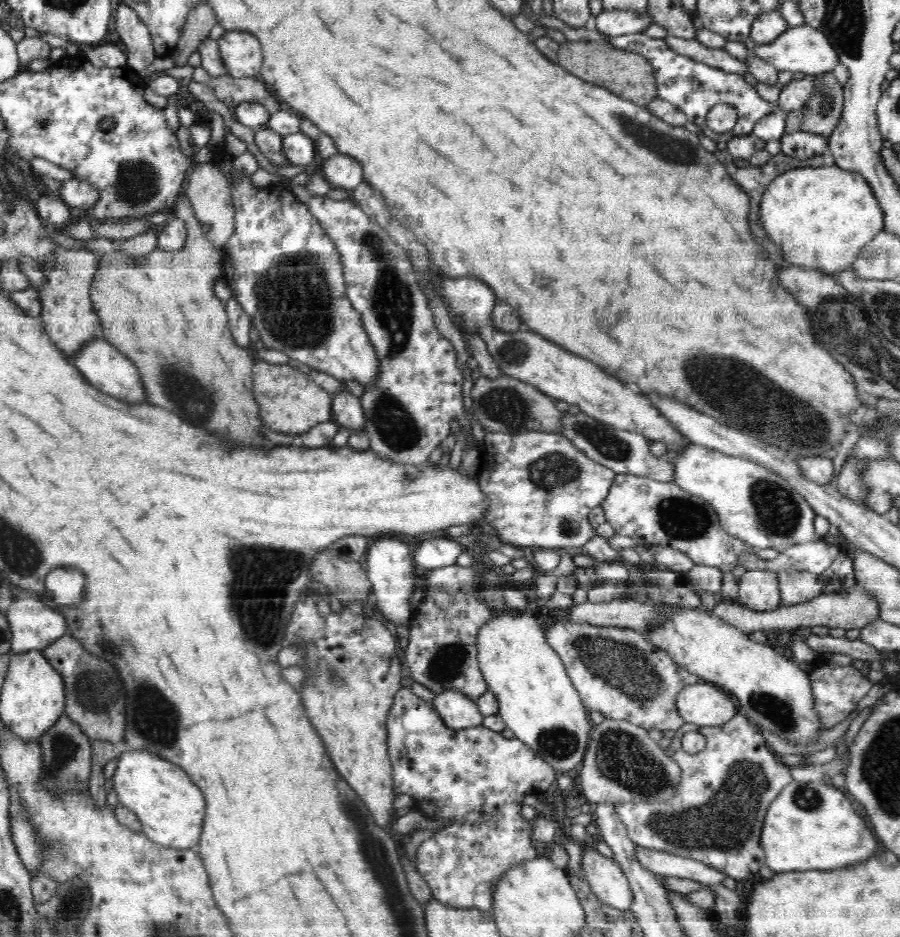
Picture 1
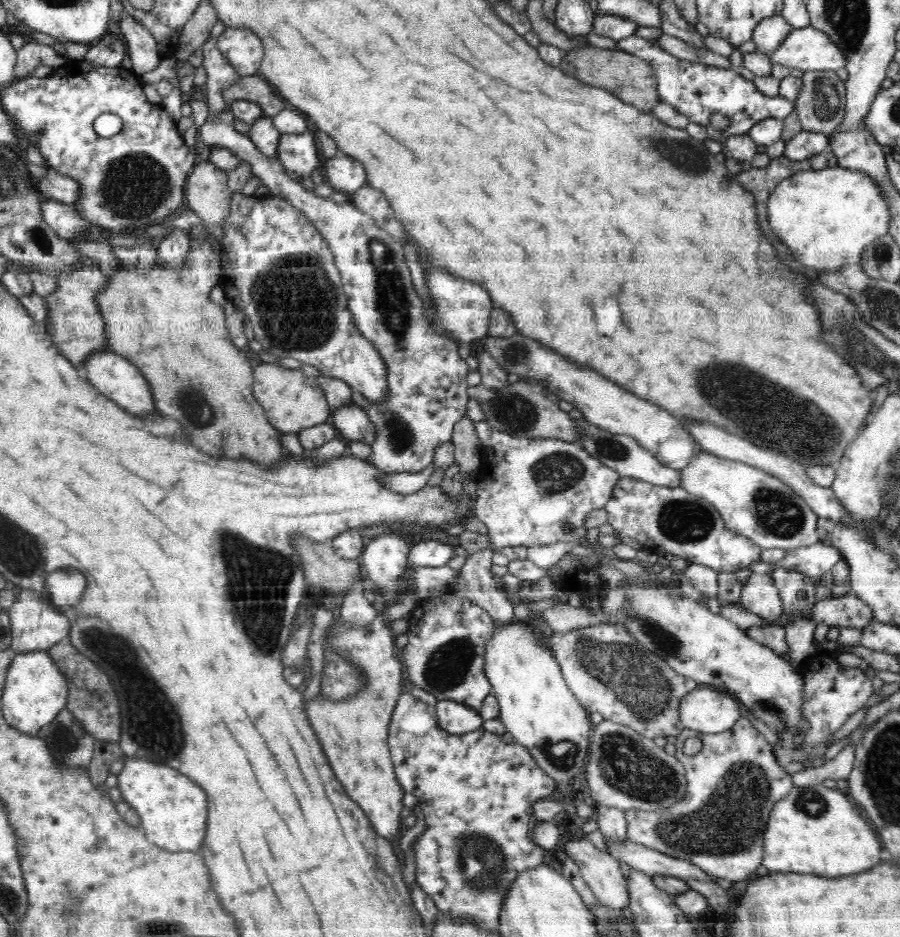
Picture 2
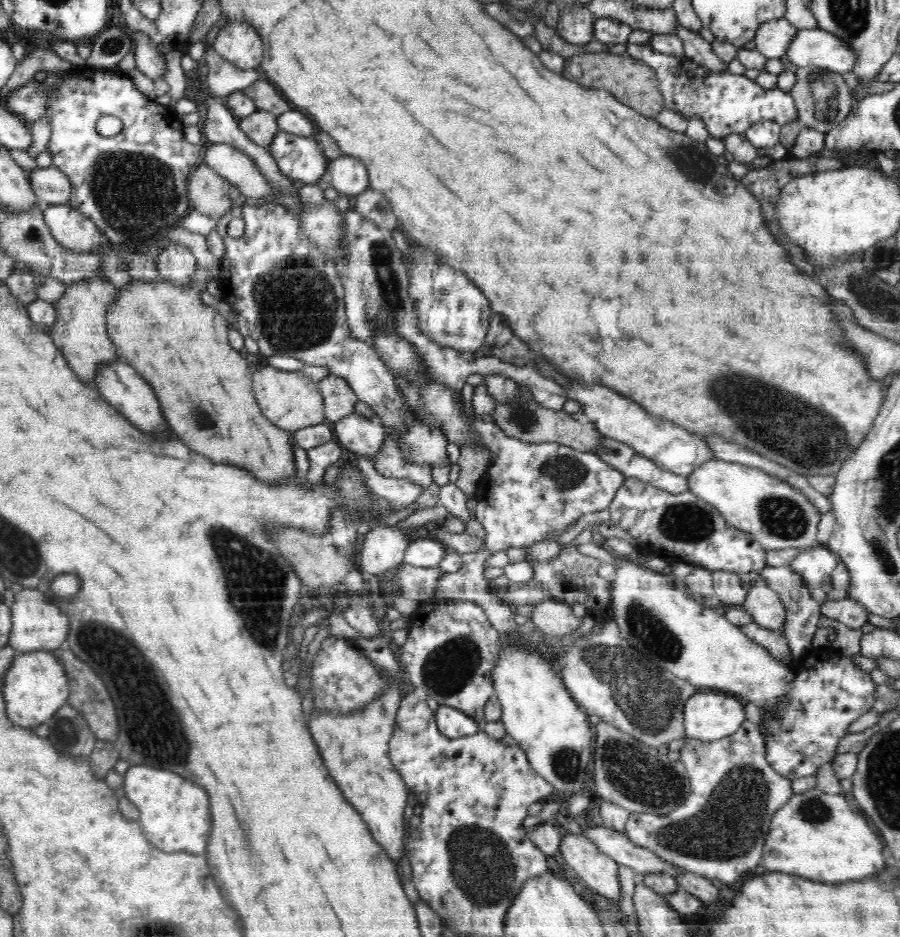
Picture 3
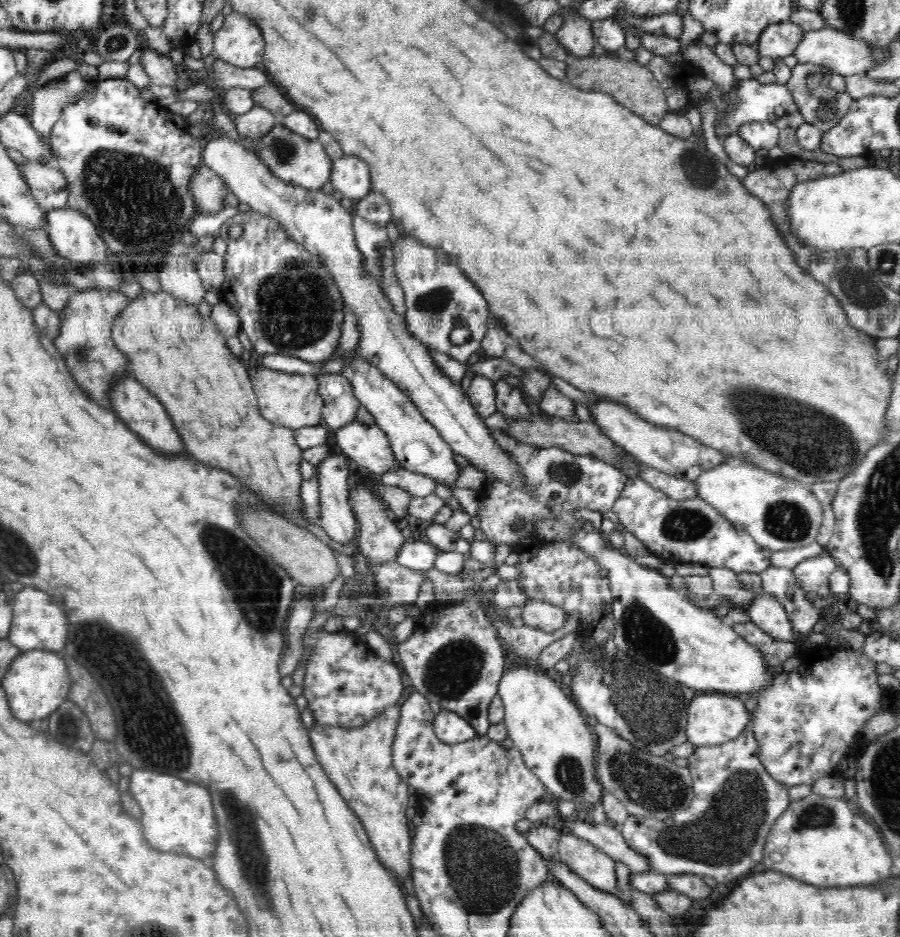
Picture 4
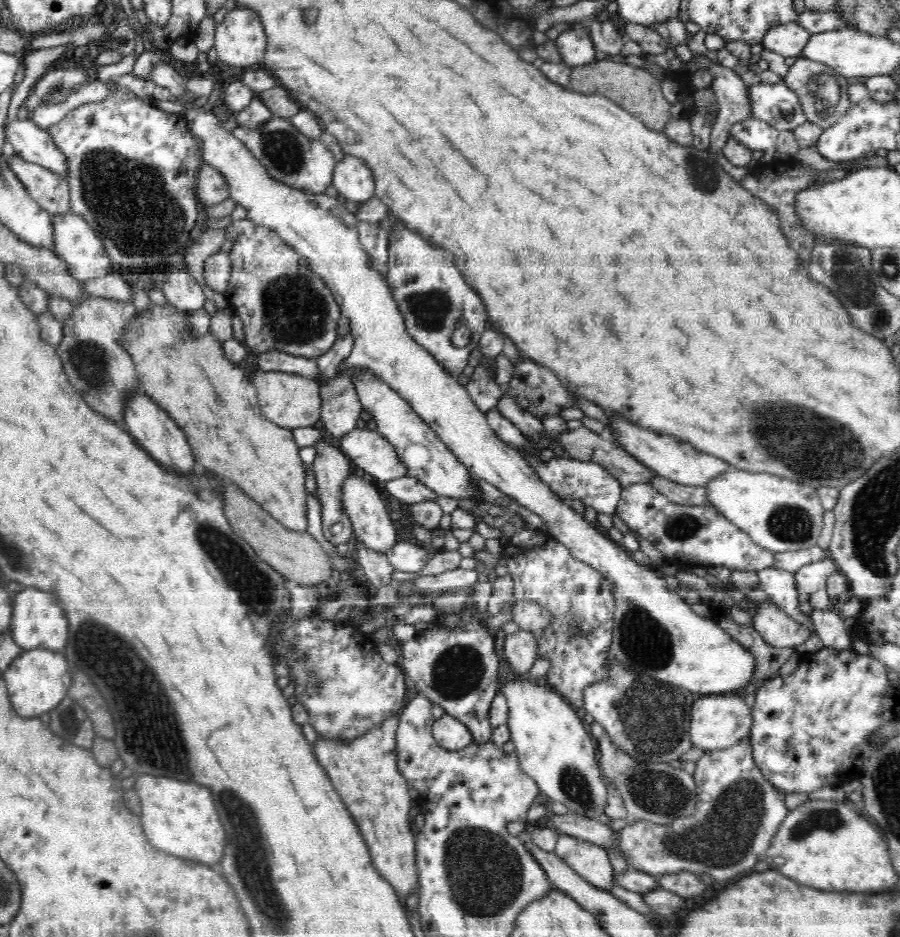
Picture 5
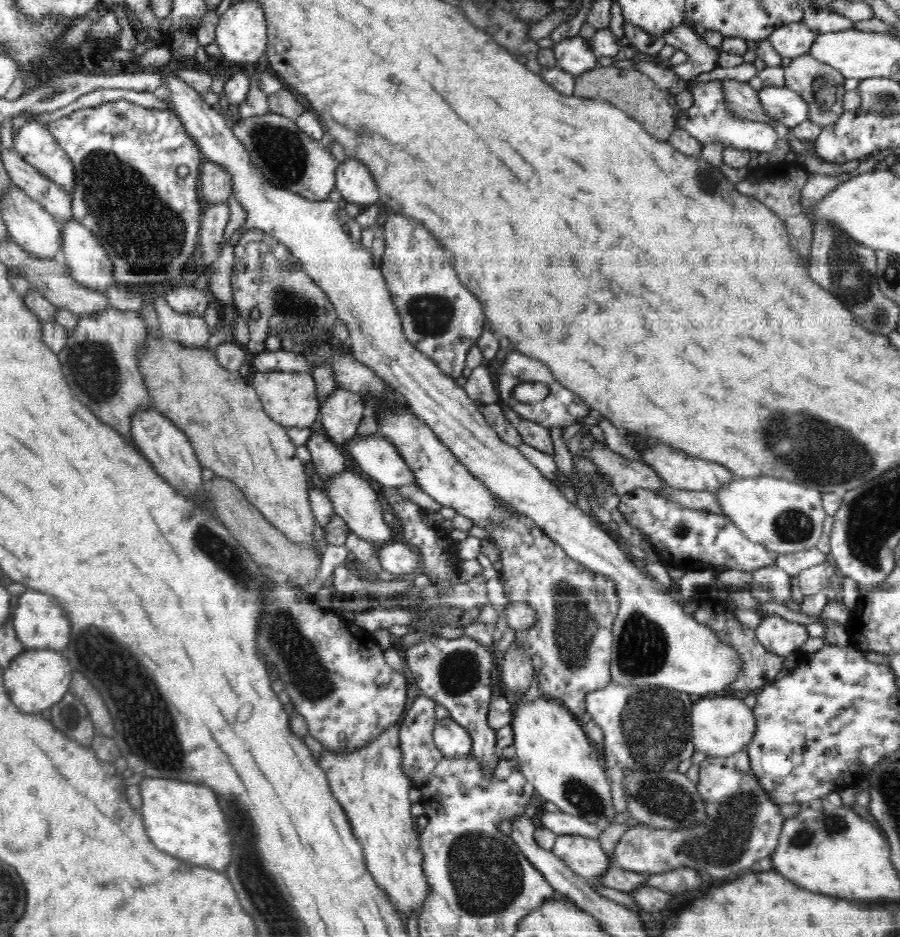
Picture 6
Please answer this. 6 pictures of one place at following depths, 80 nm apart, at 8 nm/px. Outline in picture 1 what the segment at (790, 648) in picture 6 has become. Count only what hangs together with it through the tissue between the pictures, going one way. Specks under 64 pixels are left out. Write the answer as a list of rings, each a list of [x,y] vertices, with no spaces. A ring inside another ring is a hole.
[[[748,570],[740,579],[736,602],[756,612],[772,612],[781,606],[778,572]]]

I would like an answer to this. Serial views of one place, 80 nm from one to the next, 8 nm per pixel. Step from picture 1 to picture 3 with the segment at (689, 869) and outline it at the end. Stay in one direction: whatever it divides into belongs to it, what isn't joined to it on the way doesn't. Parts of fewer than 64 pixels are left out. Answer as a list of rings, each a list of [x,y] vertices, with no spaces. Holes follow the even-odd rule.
[[[604,825],[587,826],[587,829],[579,829],[577,833],[589,838],[599,847],[600,852],[610,856],[618,864],[629,866],[637,877],[659,872],[676,876],[685,872],[677,866],[672,866],[667,860],[660,860],[651,850],[634,844],[625,833]]]

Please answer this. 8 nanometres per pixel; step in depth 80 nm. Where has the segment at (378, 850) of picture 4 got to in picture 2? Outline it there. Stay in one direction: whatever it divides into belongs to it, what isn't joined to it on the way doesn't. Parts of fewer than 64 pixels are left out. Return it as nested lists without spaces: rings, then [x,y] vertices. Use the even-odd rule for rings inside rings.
[[[380,612],[368,626],[346,622],[346,628],[342,628],[338,636],[330,636],[328,644],[361,670],[367,686],[342,702],[316,698],[305,711],[344,792],[364,811],[376,834],[390,841],[400,834],[400,812],[404,808],[402,797],[405,794],[397,782],[387,743],[388,726],[403,690],[403,665],[394,654],[395,637]]]

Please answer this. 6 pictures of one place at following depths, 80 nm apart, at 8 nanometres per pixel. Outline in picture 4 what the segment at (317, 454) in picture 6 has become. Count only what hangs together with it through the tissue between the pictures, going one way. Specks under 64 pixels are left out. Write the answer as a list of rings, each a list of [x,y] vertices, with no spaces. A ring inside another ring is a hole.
[[[330,454],[317,466],[320,528],[340,544],[350,542],[358,526],[349,501],[348,463],[348,458],[343,454]]]

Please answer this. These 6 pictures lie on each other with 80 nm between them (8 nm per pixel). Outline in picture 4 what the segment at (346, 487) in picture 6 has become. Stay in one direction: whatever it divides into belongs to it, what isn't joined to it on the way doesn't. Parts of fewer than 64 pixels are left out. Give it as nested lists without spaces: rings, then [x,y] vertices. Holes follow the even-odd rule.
[[[366,481],[356,483],[349,490],[349,501],[359,525],[359,550],[366,558],[367,564],[376,566],[383,565],[386,561],[394,561],[405,542],[402,531],[396,527],[395,518],[388,513],[387,505],[377,498]]]

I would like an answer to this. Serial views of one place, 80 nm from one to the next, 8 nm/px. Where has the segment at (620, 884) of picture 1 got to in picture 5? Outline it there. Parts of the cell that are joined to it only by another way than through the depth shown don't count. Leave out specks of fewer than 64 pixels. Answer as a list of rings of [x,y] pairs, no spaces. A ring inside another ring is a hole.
[[[562,834],[558,837],[554,853],[599,889],[610,890],[615,886],[614,870],[606,848]]]

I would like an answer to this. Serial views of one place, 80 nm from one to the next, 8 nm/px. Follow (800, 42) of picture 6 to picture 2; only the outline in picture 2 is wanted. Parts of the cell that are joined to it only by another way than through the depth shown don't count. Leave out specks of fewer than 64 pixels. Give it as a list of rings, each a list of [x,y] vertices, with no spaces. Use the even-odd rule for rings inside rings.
[[[781,14],[772,15],[756,24],[752,40],[755,42],[758,52],[768,55],[784,42],[784,38],[793,29]]]

